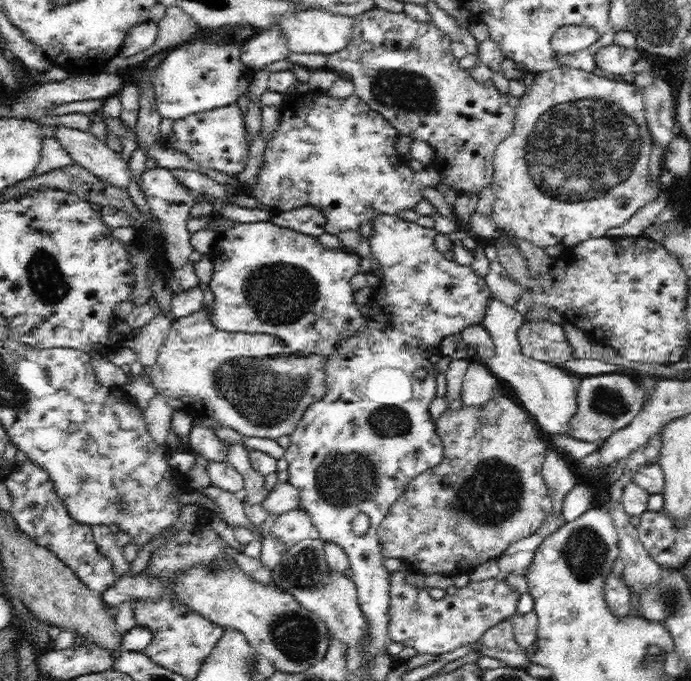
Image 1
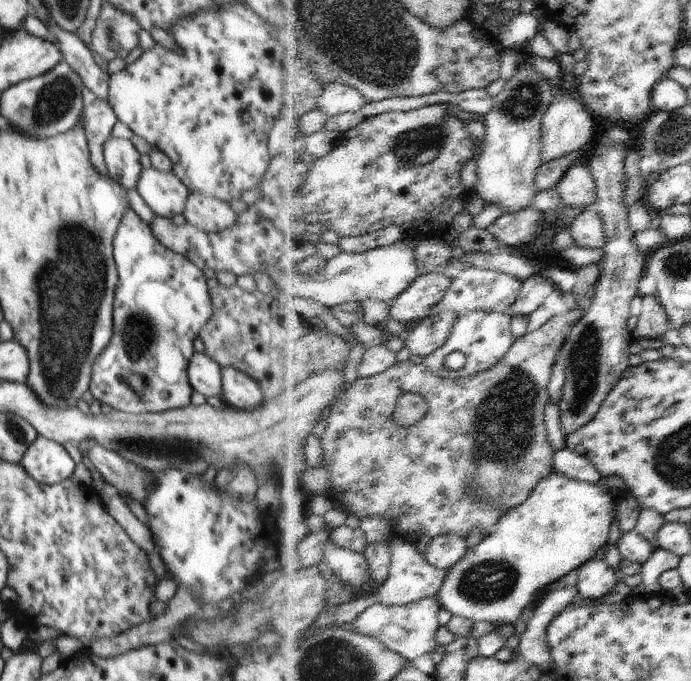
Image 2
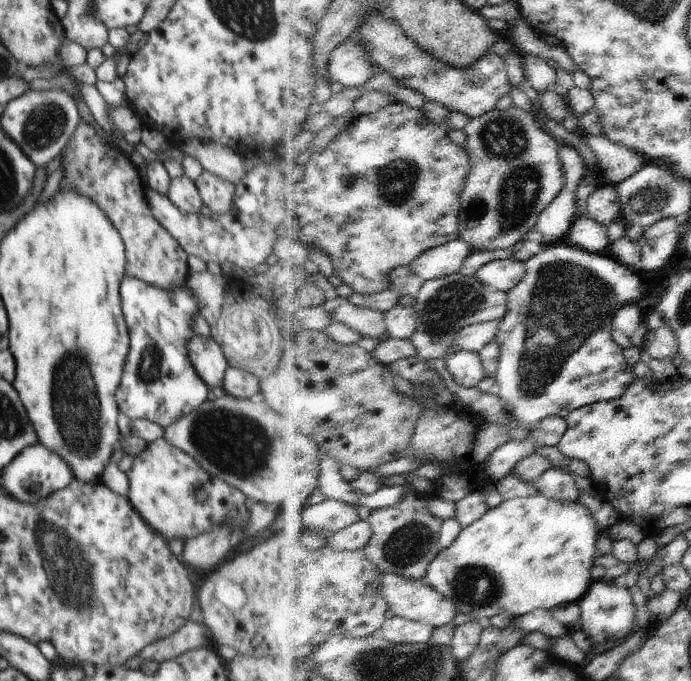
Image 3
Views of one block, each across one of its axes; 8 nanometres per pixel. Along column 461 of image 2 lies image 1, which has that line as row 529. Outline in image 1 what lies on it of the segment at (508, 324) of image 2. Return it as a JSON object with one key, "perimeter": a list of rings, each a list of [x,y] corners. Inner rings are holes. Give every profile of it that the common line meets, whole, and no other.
{"perimeter":[[[388,213],[375,214],[369,223],[372,234],[368,240],[373,260],[378,260],[383,270],[380,285],[367,302],[361,329],[340,336],[332,343],[332,354],[323,357],[324,399],[304,411],[298,426],[290,434],[290,445],[284,456],[289,463],[289,481],[302,491],[304,509],[314,521],[315,533],[340,543],[349,558],[360,605],[372,622],[372,645],[368,649],[375,651],[380,647],[386,651],[391,642],[387,633],[389,572],[383,566],[377,530],[412,480],[440,464],[443,455],[437,420],[430,414],[430,406],[438,394],[436,378],[439,371],[437,364],[430,360],[432,356],[442,355],[444,338],[463,334],[469,327],[484,325],[493,296],[486,279],[476,276],[469,266],[460,265],[455,259],[446,259],[434,247],[434,236],[438,234],[434,228],[422,227],[399,218],[398,214]],[[419,367],[428,371],[423,380],[413,375]],[[360,512],[369,516],[371,526],[365,535],[356,536],[351,524]]]}

